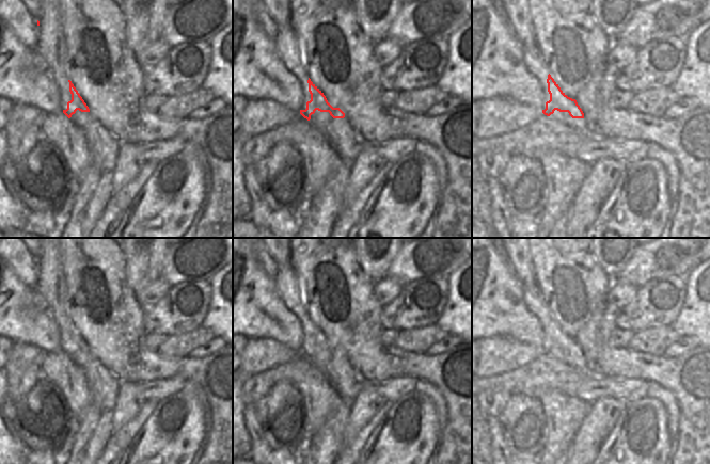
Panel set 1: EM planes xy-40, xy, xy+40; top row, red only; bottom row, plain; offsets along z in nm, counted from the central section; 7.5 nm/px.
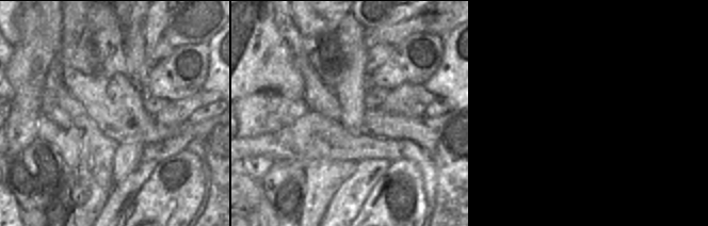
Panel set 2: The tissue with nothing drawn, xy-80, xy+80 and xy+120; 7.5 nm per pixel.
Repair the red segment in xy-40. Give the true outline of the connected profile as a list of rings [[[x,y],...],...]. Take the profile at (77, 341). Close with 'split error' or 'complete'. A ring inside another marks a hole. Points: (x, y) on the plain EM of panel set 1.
[[[70,319],[69,321],[69,331],[72,333],[72,339],[67,341],[67,348],[63,349],[63,352],[70,357],[73,353],[76,352],[77,349],[81,351],[90,351],[89,346],[74,325]]]; complete

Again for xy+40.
[[[550,313],[548,314],[547,322],[550,339],[546,341],[546,348],[542,349],[545,354],[550,355],[557,349],[559,351],[568,351],[572,357],[584,357],[584,352],[577,339],[568,336]]]; complete

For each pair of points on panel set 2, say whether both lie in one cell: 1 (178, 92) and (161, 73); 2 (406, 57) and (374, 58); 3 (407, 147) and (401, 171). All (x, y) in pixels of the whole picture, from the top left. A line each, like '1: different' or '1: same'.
1: same
2: different
3: different

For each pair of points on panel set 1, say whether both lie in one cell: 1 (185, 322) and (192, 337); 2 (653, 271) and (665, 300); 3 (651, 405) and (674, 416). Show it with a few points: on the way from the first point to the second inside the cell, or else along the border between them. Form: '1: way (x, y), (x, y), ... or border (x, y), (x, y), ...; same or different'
1: border (200, 325), (191, 331), (168, 336); different
2: border (681, 277), (653, 277), (641, 285), (635, 292); different
3: border (649, 396), (658, 399), (666, 412), (669, 437); different

